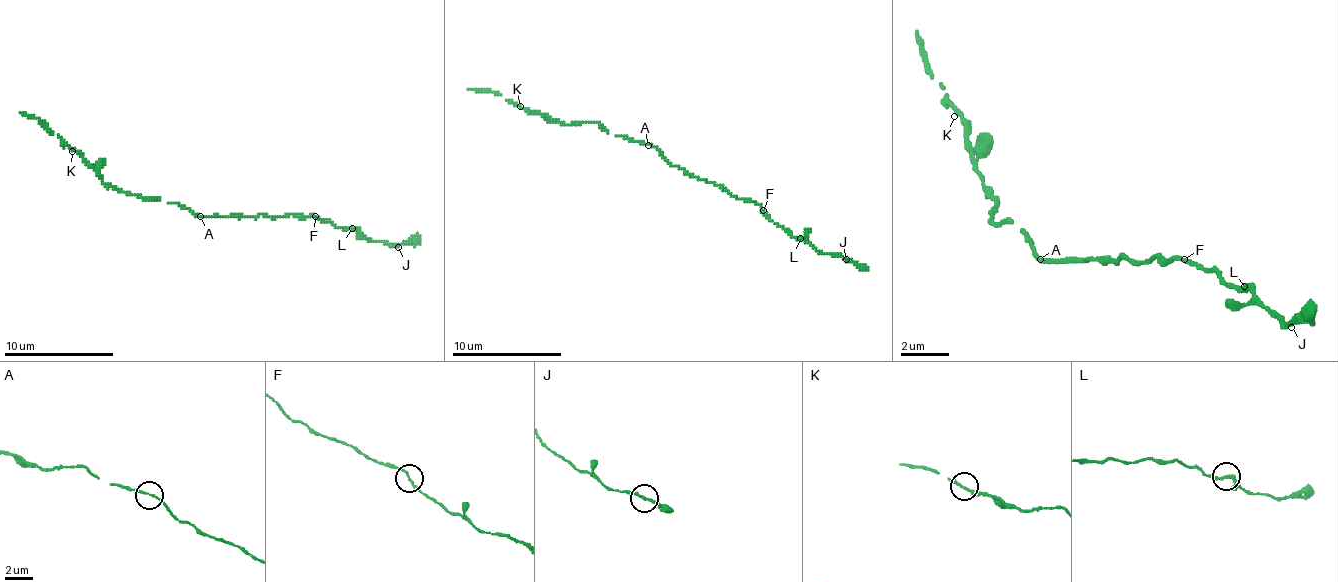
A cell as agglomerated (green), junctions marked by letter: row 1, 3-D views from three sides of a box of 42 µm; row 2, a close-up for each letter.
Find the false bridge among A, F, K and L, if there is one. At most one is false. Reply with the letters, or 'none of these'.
none of these

